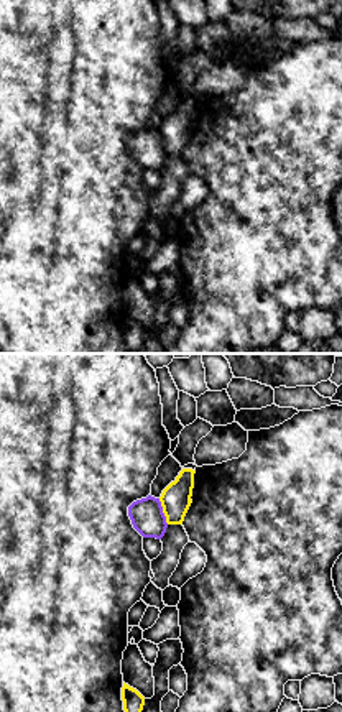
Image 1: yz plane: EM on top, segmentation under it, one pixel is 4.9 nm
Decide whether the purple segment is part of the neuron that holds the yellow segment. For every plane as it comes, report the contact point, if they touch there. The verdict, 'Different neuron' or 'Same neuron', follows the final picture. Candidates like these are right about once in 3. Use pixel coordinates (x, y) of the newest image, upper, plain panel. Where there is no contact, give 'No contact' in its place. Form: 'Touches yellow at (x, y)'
Touches yellow at (163, 143)

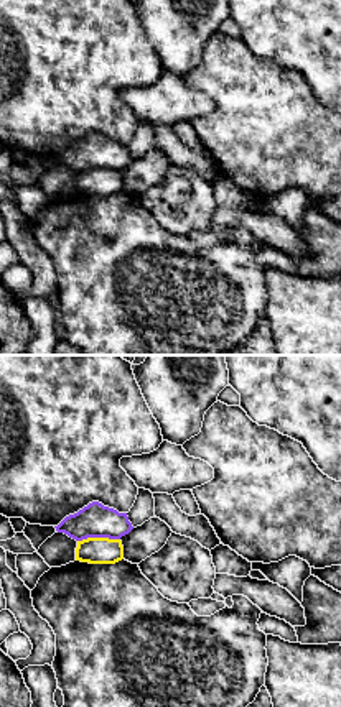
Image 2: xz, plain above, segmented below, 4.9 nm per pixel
Touches yellow at (98, 170)

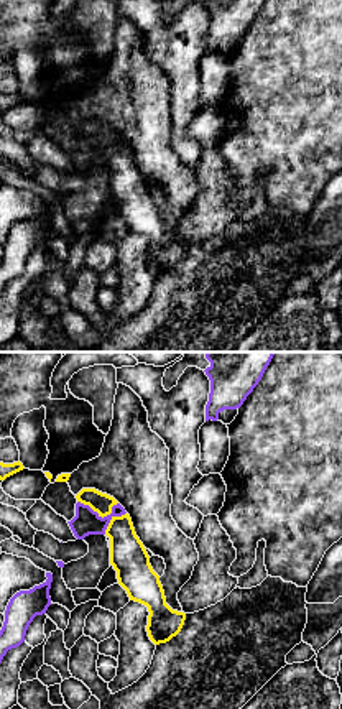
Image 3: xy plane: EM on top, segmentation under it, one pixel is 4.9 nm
Touches yellow at (102, 148)

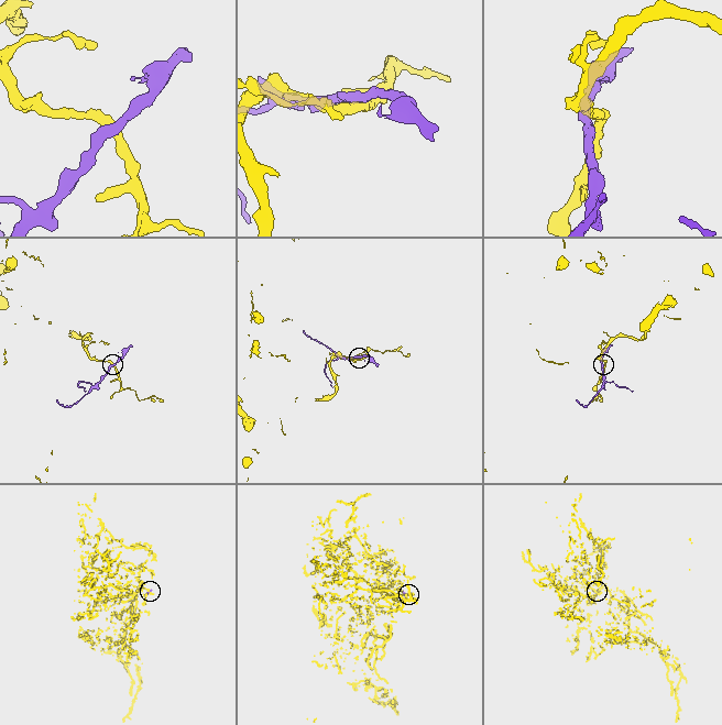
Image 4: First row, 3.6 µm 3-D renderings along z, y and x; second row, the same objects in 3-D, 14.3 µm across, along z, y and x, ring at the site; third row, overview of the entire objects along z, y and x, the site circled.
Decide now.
Different neuron

